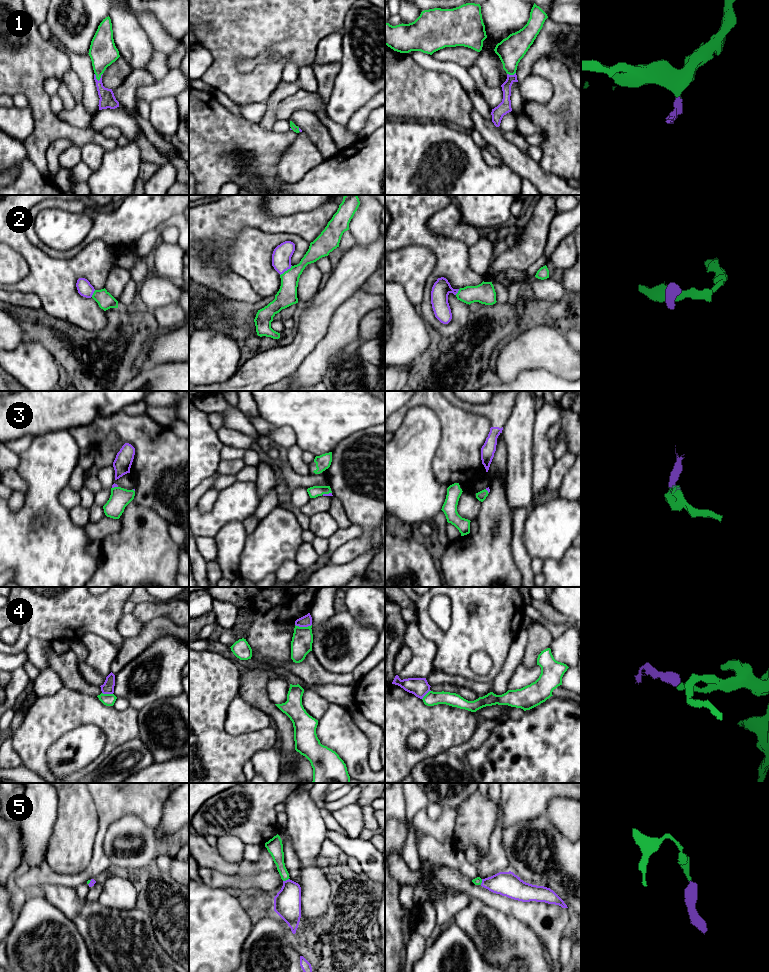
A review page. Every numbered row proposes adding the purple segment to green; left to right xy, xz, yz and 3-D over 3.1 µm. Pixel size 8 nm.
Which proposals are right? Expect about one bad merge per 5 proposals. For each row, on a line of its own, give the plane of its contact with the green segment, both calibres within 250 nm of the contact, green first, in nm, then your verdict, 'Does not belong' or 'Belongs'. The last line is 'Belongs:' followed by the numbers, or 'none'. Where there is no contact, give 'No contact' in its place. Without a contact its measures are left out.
1: Touches green in xy. Thickness 220 nm (green) against 130 nm. Belongs
2: Touches green in xz. Thickness 160 nm (green) against 160 nm. Belongs
3: Touches green in xz. Thickness 90 nm (green) against 30 nm. Belongs
4: Touches green in xz. Thickness 170 nm (green) against 90 nm. Does not belong
5: Touches green in xz. Thickness 110 nm (green) against 220 nm. Belongs
Belongs: 1, 2, 3, 5

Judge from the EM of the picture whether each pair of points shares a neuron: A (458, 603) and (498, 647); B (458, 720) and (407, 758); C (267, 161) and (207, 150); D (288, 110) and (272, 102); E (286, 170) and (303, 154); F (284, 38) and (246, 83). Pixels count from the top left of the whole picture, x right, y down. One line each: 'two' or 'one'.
A: one
B: one
C: one
D: two
E: one
F: one

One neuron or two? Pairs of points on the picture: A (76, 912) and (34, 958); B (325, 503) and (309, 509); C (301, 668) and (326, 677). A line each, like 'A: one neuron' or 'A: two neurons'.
A: two neurons
B: one neuron
C: one neuron

